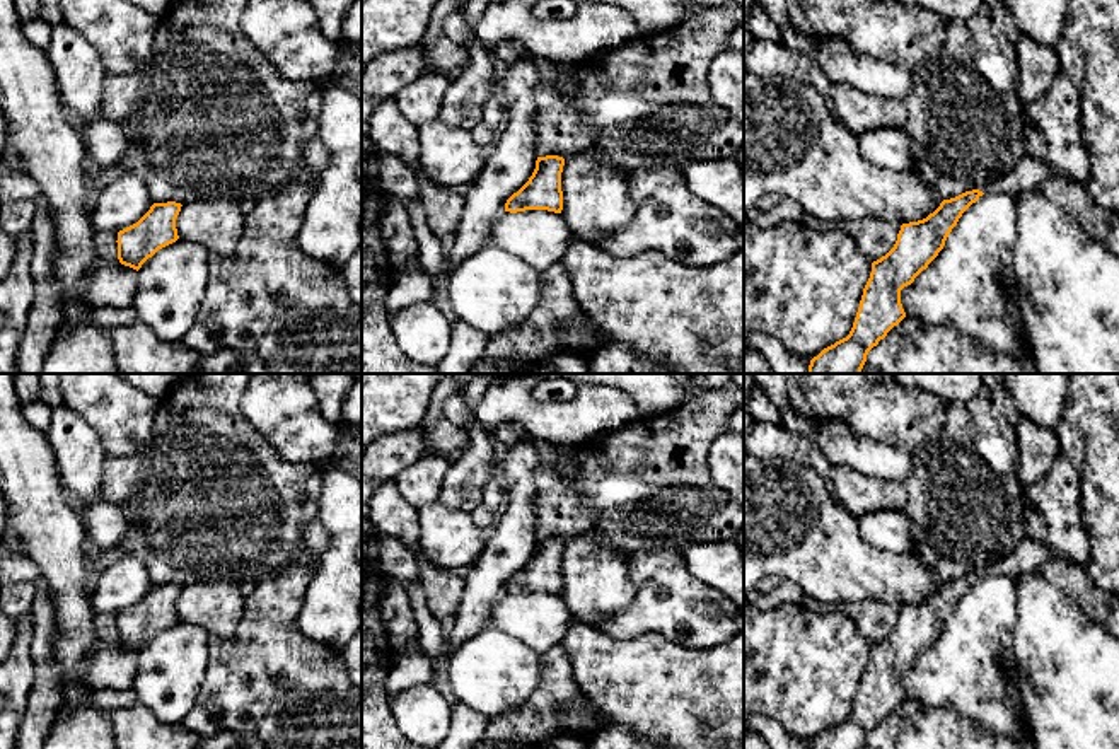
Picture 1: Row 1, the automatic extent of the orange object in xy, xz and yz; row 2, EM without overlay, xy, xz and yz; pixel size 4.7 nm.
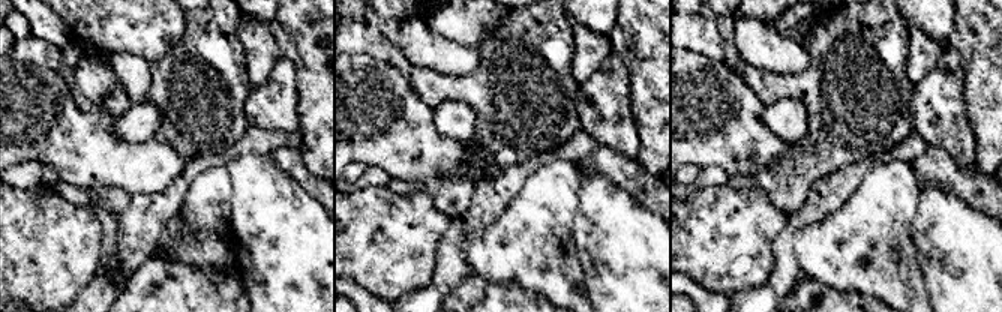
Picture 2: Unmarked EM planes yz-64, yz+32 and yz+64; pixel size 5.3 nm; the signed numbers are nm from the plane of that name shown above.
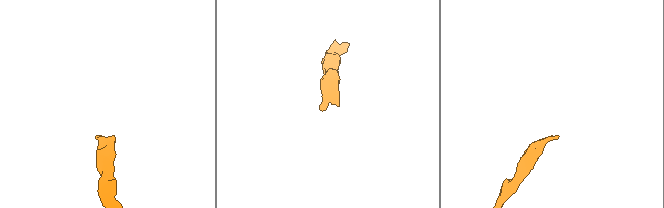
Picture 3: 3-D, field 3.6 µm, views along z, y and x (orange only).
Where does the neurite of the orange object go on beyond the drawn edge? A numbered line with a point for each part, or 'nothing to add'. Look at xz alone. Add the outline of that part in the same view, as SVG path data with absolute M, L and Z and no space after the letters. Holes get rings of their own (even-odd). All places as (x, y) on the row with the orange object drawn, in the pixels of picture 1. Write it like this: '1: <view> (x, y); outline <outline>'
nothing to add

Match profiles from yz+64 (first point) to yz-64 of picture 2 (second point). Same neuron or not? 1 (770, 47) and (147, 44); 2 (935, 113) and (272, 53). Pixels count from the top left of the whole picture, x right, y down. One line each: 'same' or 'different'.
1: different
2: different

